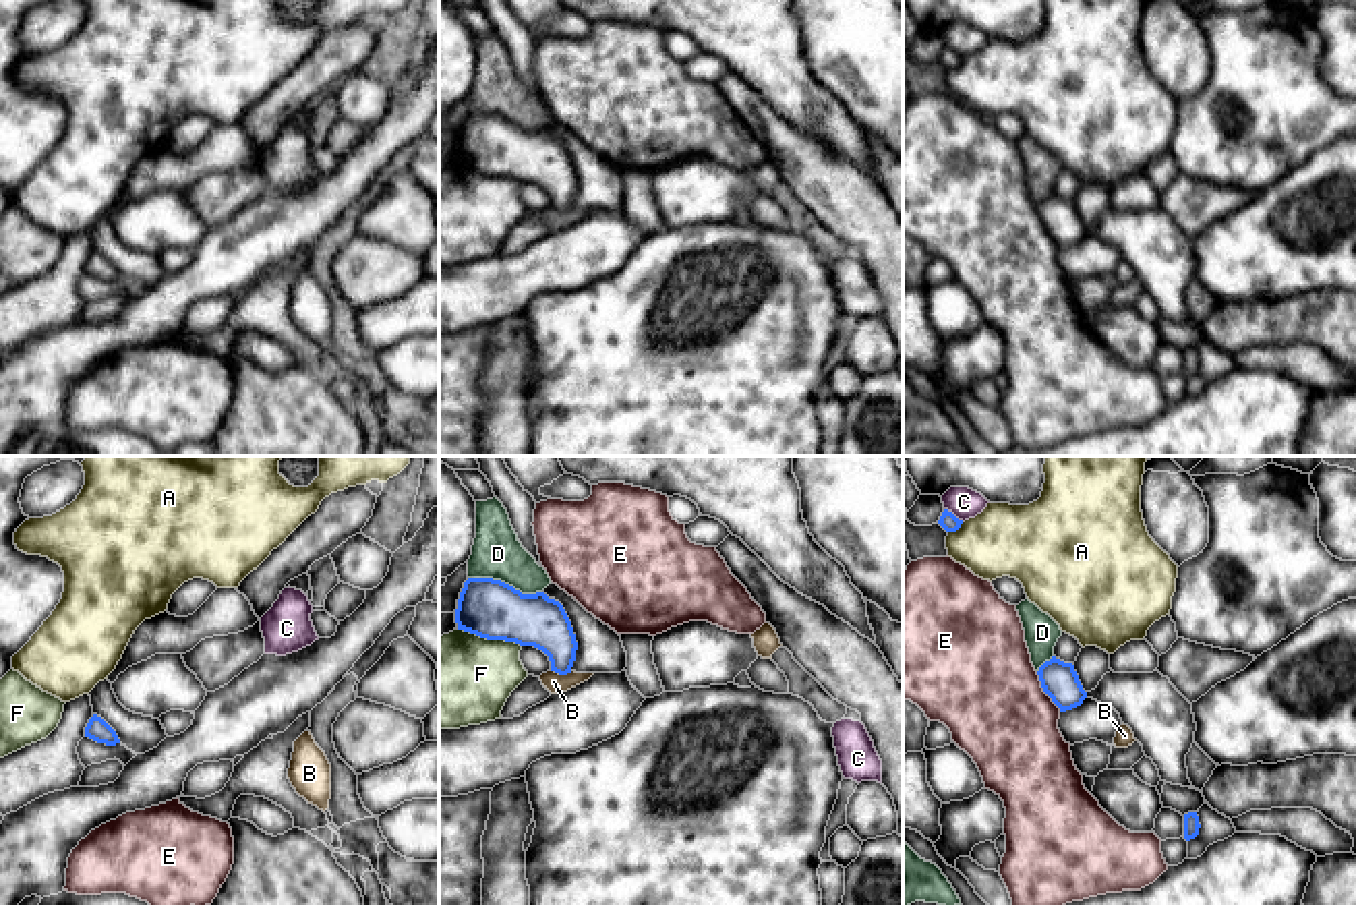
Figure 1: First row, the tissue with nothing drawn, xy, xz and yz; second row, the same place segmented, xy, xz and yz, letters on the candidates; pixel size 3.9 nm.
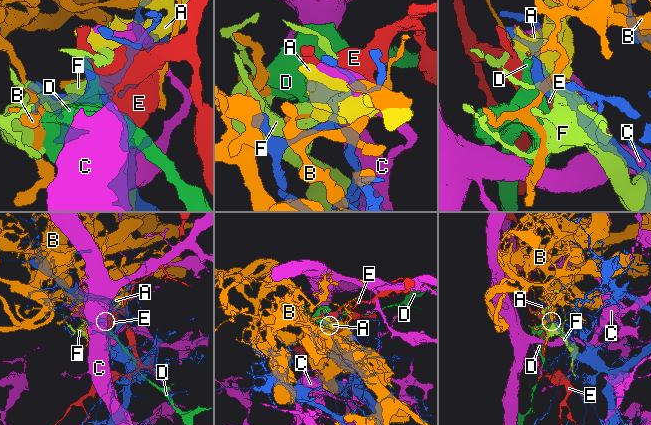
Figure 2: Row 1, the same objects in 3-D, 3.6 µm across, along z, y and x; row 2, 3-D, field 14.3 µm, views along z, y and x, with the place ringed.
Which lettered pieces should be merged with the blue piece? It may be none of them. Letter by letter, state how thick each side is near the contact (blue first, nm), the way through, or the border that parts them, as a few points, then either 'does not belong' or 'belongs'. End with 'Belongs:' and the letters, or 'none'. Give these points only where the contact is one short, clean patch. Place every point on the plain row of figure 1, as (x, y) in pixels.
A: 70 nm thick on the blue side, 280 nm on the other; does not belong
B: 200 nm thick on the blue side, 80 nm on the other; does not belong
C: 70 nm thick on the blue side, 120 nm on the other; does not belong
D: 220 nm thick on the blue side, 200 nm on the other; does not belong
E: 140 nm thick on the blue side, 420 nm on the other; does not belong
F: 220 nm thick on the blue side, 360 nm on the other; does not belong
Belongs: none

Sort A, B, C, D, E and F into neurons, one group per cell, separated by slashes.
A / B / C / D / E / F

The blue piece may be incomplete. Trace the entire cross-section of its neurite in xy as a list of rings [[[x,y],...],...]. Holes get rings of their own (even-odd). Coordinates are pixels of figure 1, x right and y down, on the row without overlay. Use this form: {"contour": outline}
{"contour": [[[93,251],[85,263],[85,273],[106,280],[106,282],[116,282],[120,280],[116,267],[97,251]]]}

